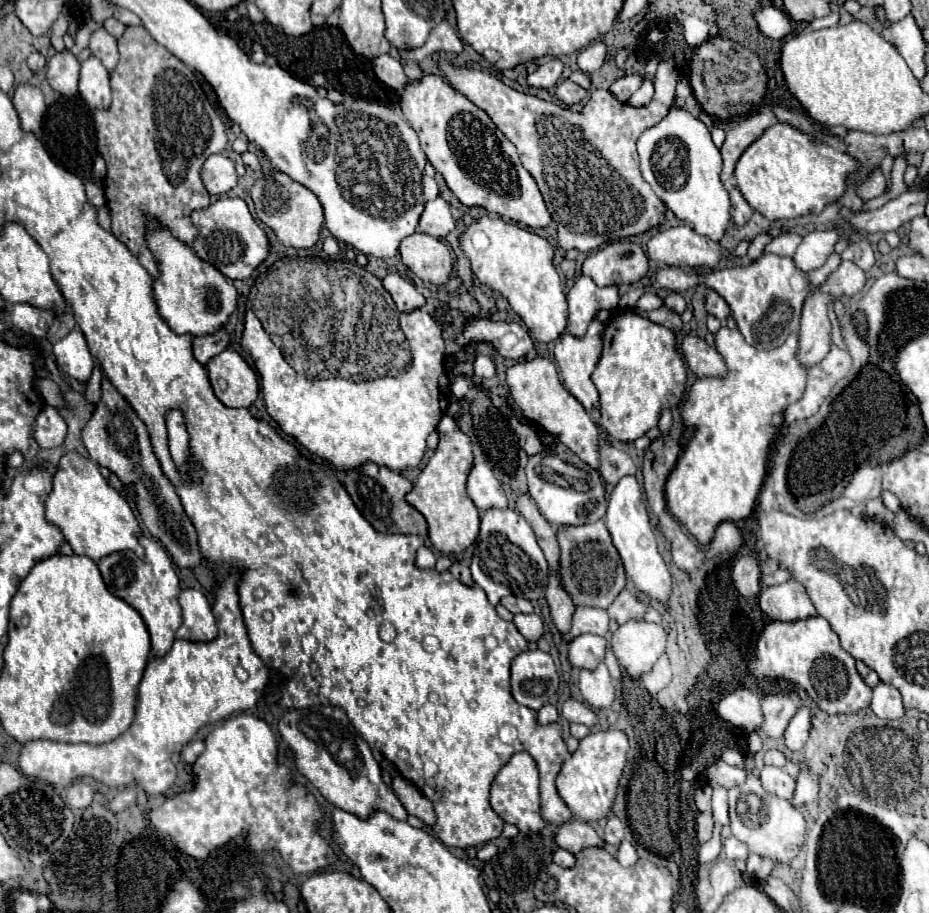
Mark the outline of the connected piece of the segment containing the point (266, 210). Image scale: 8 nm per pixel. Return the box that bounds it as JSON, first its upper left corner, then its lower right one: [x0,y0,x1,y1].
[250,171,324,247]

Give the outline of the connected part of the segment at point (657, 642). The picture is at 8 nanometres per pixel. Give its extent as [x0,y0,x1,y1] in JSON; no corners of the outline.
[610,619,666,677]

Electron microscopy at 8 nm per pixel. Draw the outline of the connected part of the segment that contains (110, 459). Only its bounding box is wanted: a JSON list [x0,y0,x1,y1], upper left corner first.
[82,377,202,567]

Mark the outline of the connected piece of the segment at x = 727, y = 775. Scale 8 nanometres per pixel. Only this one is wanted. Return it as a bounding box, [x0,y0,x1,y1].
[706,759,746,787]

